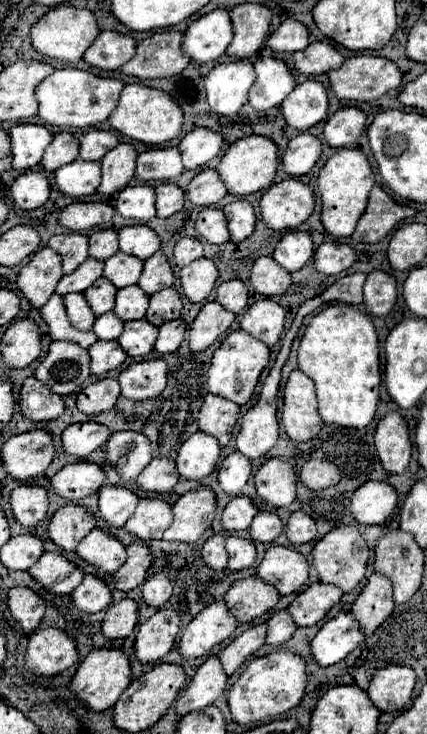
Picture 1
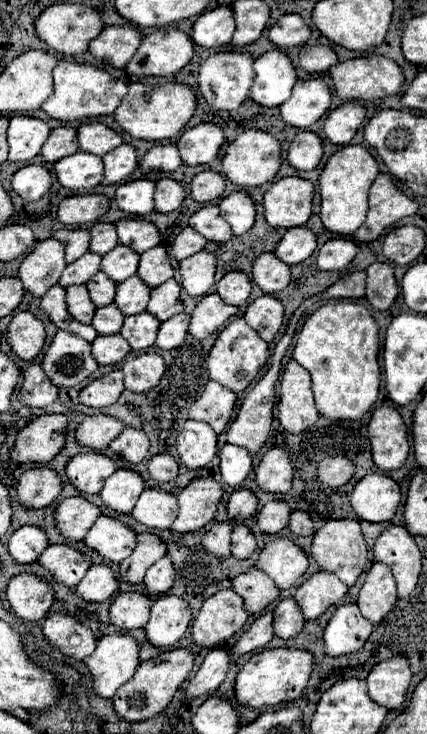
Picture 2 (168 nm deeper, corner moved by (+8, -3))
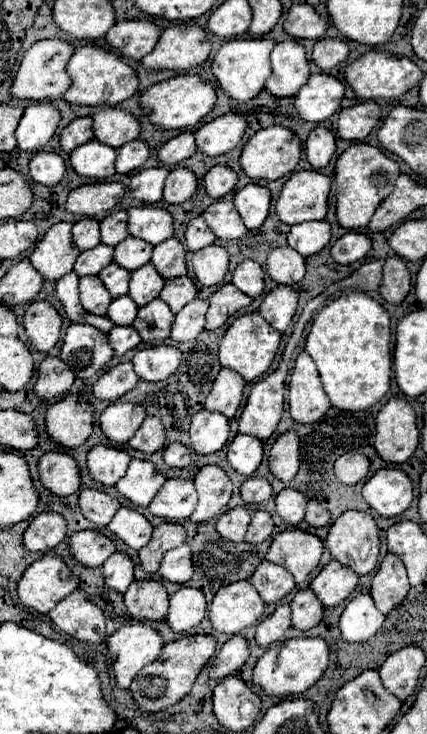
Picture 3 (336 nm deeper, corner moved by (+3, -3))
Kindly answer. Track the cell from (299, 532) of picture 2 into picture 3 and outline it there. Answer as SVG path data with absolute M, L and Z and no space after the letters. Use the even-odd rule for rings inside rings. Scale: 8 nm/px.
M309 500L305 522L313 528L321 528L321 526L327 526L329 520L331 520L331 512L327 508L323 508L317 500Z

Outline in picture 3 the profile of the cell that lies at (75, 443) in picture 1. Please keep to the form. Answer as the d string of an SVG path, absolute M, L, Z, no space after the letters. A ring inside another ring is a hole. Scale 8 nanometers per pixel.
M117 400L107 406L101 414L101 430L109 436L109 440L117 444L125 444L143 424L147 412L143 404Z

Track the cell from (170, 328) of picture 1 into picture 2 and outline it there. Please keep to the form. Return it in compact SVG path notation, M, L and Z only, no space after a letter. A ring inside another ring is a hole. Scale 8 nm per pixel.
M176 314L176 316L168 318L166 322L162 322L158 328L156 346L160 350L174 350L174 348L182 346L186 330L188 330L188 322L190 322L190 318L186 314Z

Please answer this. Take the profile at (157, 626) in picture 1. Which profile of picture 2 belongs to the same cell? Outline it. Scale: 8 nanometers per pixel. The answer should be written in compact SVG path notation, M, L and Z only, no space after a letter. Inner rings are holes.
M162 596L150 610L150 620L144 626L146 638L154 648L172 648L190 624L190 608L178 596Z

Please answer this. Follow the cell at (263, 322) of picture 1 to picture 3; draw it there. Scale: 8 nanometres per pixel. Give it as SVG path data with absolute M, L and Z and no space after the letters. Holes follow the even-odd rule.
M277 286L265 296L259 312L273 328L285 332L287 326L291 324L291 318L295 316L297 302L299 302L297 290L293 290L291 286Z

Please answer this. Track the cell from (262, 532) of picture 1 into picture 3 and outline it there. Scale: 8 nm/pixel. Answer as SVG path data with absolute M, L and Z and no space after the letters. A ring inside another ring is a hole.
M283 488L283 490L277 494L275 504L277 504L277 514L279 514L285 522L297 526L297 524L303 520L303 516L305 516L307 496L301 494L299 490Z

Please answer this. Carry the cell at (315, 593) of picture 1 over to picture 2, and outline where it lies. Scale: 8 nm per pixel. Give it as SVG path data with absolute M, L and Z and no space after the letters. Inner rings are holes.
M318 572L308 578L294 594L296 604L300 606L306 620L316 620L326 608L338 604L338 600L348 592L344 584L334 574Z

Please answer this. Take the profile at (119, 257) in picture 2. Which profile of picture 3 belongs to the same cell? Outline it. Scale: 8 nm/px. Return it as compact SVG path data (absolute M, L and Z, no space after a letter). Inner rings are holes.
M129 236L115 246L115 262L133 272L151 260L151 252L153 246L149 242Z

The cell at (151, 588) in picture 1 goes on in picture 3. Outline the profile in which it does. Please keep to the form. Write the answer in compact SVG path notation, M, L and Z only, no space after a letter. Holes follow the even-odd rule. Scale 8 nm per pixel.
M181 544L173 550L169 550L161 562L159 574L177 584L185 584L193 576L193 560L191 560L191 548L189 544Z

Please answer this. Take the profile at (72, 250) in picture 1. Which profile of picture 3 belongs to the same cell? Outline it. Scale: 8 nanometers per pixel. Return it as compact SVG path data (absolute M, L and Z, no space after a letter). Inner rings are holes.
M83 218L73 226L73 240L79 250L89 250L101 242L99 222L95 218Z

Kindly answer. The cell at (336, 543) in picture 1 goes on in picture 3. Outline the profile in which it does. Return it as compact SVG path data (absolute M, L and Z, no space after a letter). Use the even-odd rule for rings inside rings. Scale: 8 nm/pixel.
M343 512L327 534L327 548L335 560L353 568L359 576L369 574L379 558L379 528L373 514Z

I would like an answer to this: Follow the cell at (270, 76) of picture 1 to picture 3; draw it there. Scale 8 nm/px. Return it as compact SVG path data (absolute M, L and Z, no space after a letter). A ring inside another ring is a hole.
M297 40L279 42L271 52L273 74L267 78L265 88L277 96L295 96L309 80L309 60L305 48Z

